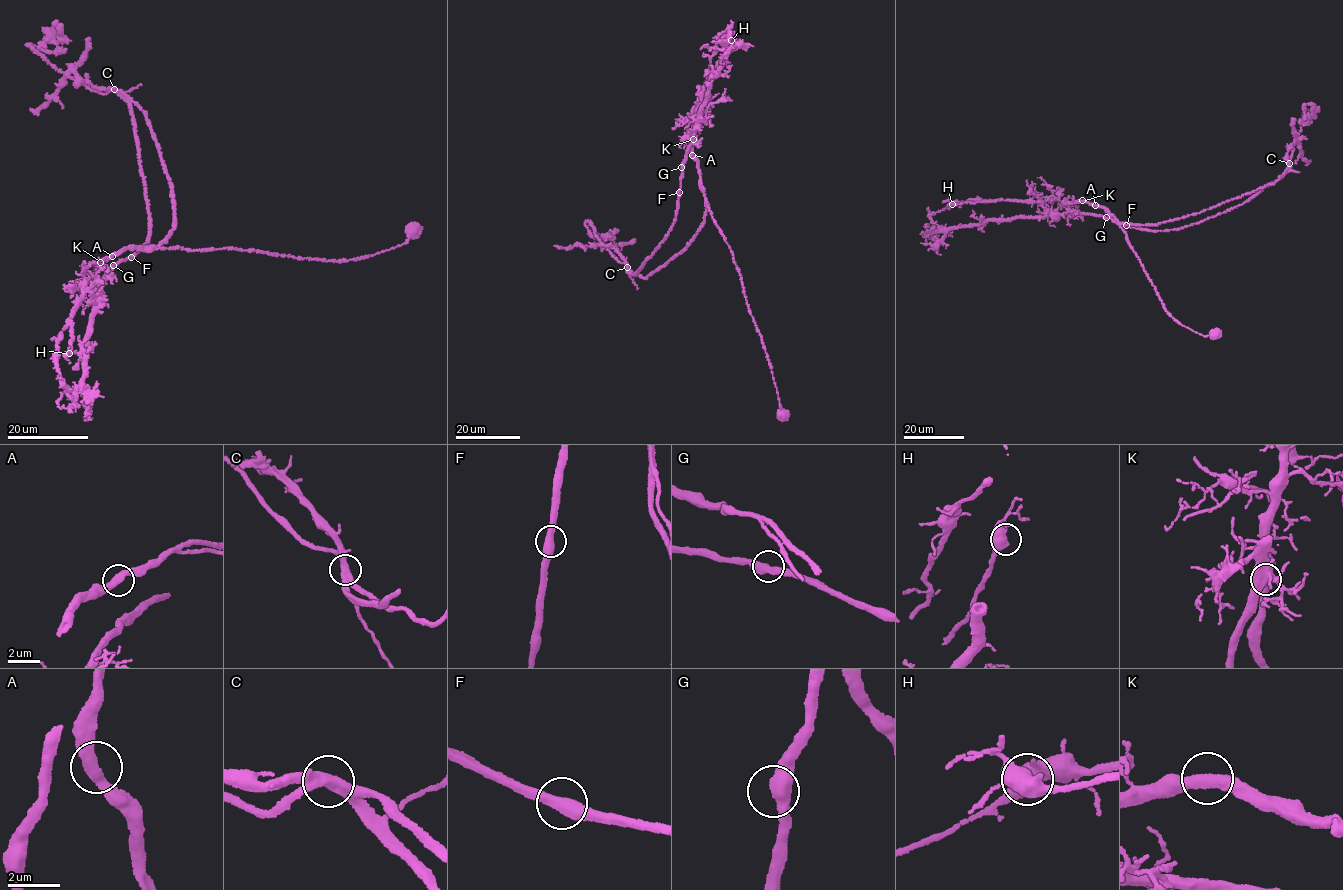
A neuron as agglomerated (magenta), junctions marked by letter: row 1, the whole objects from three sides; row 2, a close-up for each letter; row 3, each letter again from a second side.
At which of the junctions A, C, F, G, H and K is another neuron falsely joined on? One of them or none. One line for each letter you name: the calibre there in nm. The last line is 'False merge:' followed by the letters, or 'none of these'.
C: calibre 480 nm
False merge: C

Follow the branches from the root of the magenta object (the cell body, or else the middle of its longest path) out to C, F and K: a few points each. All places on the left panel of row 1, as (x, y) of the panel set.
C: (413, 232), (399, 246), (340, 262), (234, 248), (161, 249), (176, 225), (171, 188), (144, 112), (114, 89)
F: (413, 232), (340, 262), (161, 249), (174, 197), (144, 112), (119, 91), (149, 221), (131, 257)
K: (413, 232), (399, 246), (341, 262), (234, 248), (202, 251), (180, 247), (127, 248), (100, 262)

